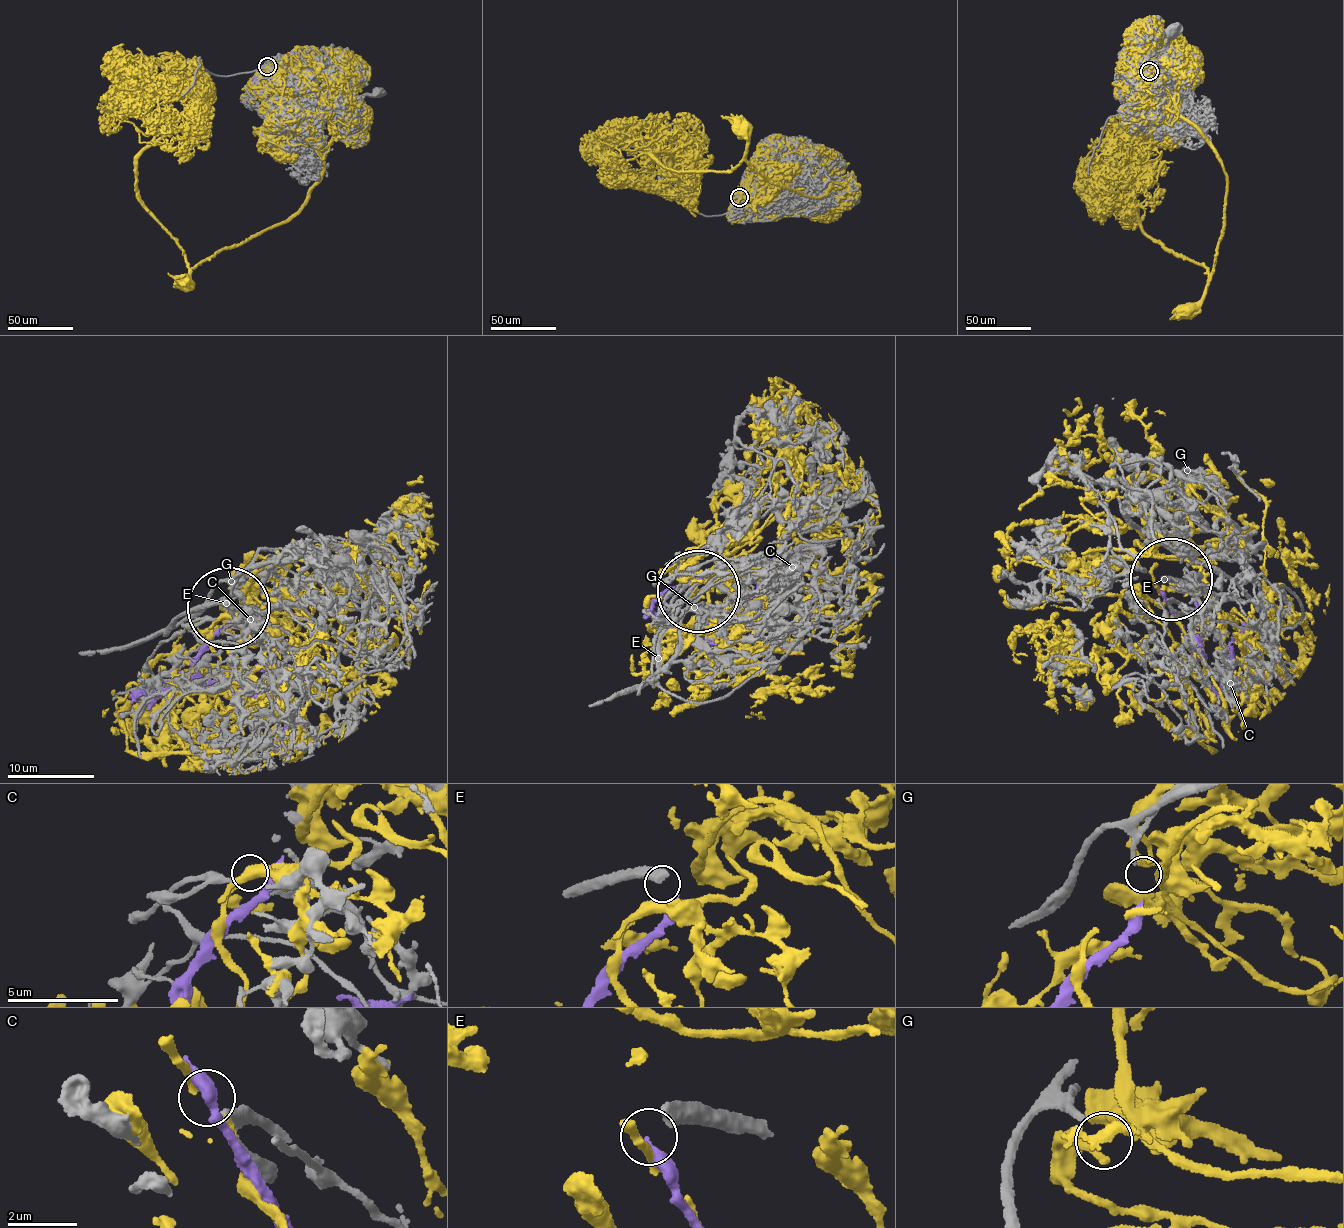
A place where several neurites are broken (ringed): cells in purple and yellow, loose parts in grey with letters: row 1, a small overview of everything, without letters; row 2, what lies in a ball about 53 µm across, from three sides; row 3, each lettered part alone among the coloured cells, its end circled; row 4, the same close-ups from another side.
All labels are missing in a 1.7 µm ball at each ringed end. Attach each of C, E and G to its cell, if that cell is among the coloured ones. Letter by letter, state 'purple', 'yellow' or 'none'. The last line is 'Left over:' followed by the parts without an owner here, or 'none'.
C: none
E: purple
G: none
Left over: C, G

